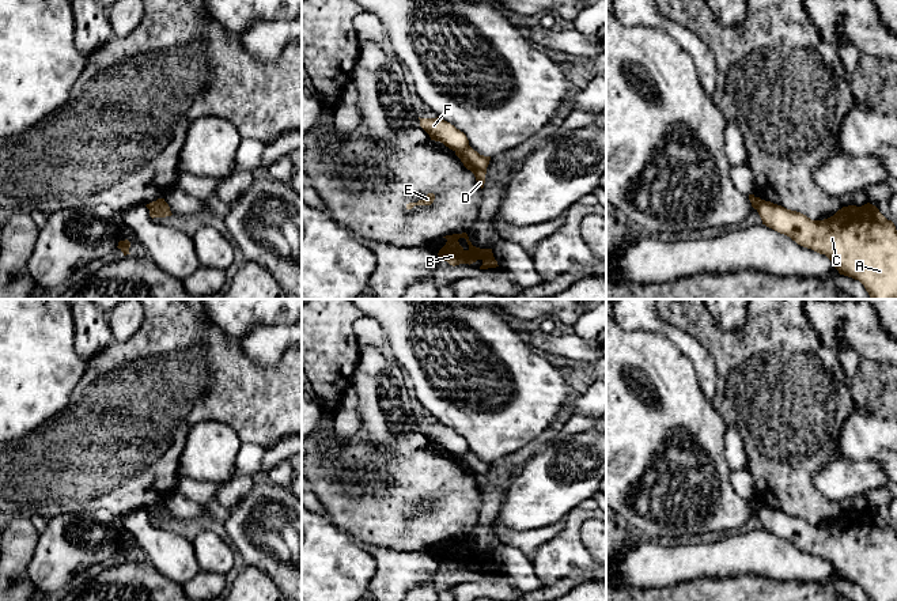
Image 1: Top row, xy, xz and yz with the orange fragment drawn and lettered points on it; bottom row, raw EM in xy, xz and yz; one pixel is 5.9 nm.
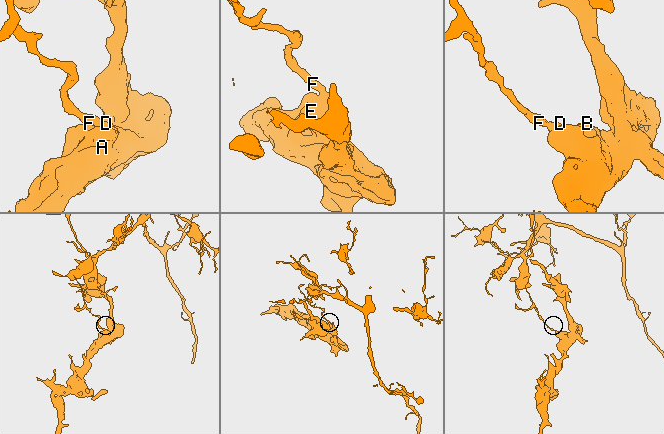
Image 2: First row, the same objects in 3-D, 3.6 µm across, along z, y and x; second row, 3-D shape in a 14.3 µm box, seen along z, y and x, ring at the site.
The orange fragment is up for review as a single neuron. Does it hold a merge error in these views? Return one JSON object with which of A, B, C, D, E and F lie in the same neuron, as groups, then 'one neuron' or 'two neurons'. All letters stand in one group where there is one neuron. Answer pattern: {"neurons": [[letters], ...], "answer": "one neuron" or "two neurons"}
{"neurons": [["A", "B", "C", "D", "E"], ["F"]], "answer": "two neurons"}

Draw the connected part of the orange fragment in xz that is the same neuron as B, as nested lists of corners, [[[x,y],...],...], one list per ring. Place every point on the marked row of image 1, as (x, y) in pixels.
[[[466,233],[446,235],[443,238],[446,238],[447,242],[438,253],[442,261],[447,261],[450,265],[455,267],[459,264],[470,265],[477,260],[481,260],[482,265],[480,269],[499,267],[492,249],[473,246]]]

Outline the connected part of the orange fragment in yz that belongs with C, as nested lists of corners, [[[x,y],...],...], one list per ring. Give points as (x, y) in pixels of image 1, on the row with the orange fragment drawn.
[[[761,200],[757,212],[762,224],[803,247],[825,254],[840,275],[859,280],[870,299],[897,299],[897,230],[875,205],[848,205],[828,219],[811,220],[801,212]]]

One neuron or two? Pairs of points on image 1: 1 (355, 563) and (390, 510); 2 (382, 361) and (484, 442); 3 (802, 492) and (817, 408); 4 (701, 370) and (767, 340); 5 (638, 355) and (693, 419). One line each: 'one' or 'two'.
1: two
2: two
3: one
4: two
5: one

